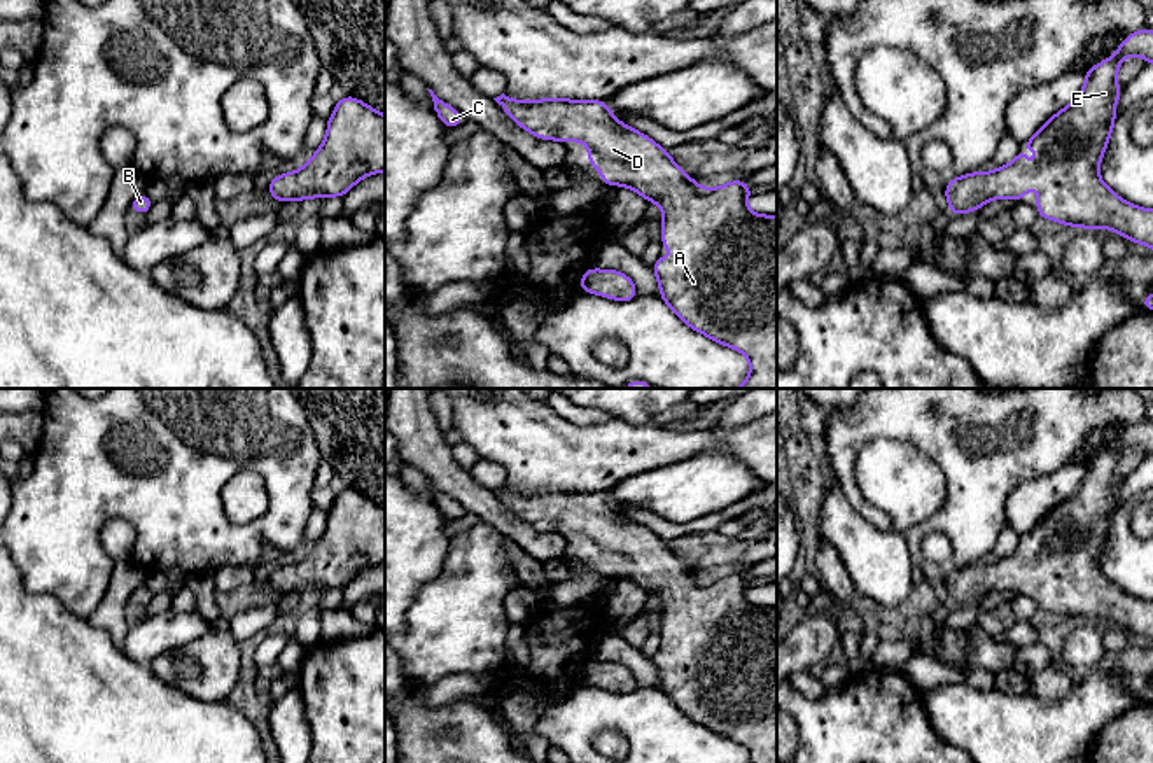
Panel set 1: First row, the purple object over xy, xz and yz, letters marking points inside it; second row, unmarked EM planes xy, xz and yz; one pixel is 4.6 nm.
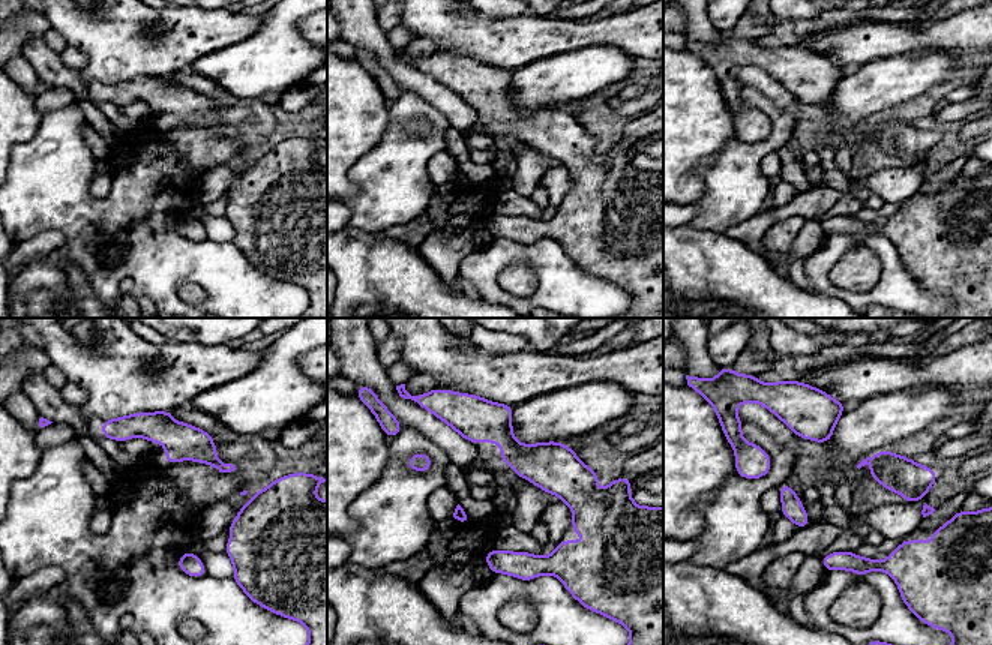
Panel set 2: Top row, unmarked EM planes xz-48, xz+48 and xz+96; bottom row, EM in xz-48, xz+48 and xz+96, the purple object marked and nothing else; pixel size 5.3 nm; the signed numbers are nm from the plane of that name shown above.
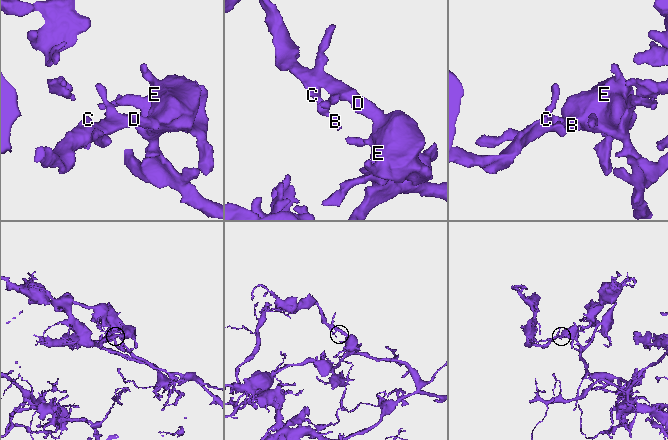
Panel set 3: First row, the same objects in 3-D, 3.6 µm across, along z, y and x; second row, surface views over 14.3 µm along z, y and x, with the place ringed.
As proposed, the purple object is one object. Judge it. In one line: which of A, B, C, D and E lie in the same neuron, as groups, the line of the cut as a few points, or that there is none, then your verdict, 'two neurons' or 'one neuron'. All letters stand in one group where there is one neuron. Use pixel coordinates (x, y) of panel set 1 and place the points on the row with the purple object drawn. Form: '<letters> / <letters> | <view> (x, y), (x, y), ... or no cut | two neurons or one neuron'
A B C D E | no cut | one neuron

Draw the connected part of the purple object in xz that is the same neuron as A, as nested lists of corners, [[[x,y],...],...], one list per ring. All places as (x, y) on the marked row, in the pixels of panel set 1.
[[[504,93],[493,100],[535,138],[586,142],[588,164],[600,170],[602,184],[625,186],[661,206],[661,248],[688,250],[689,256],[660,256],[651,266],[660,298],[688,327],[749,359],[749,376],[735,388],[777,388],[777,215],[759,215],[745,206],[756,189],[740,178],[714,189],[700,187],[661,145],[618,121],[607,102],[521,102]]]

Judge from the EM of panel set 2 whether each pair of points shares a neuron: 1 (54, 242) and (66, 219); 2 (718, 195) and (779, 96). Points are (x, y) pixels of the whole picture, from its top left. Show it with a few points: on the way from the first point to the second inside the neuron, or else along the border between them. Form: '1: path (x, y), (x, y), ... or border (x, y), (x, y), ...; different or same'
1: border (65, 237), (57, 231), (42, 231), (24, 240); different
2: border (743, 86), (758, 89), (787, 110), (796, 123); different

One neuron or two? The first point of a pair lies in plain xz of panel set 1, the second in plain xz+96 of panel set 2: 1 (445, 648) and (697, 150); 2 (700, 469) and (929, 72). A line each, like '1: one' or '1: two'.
1: two
2: one

